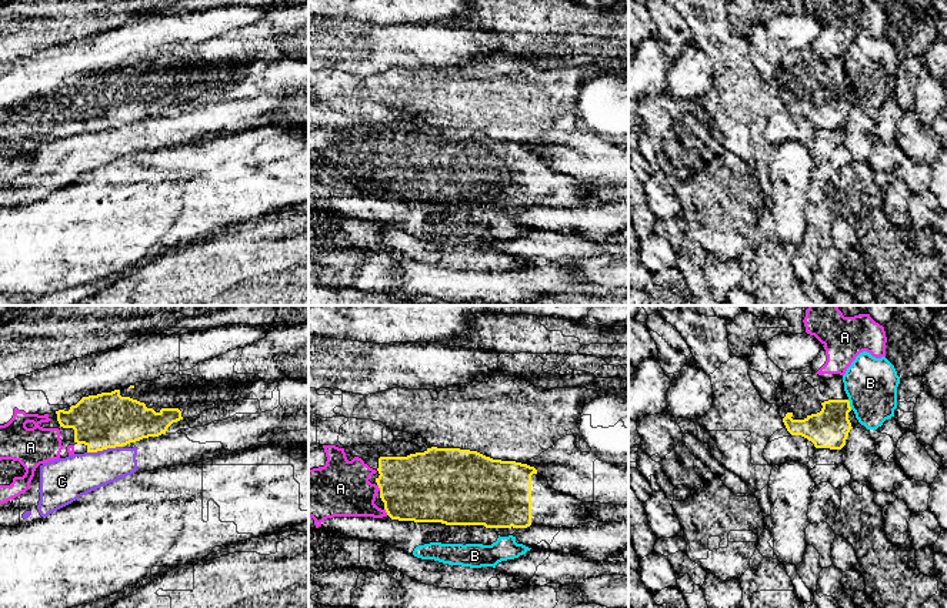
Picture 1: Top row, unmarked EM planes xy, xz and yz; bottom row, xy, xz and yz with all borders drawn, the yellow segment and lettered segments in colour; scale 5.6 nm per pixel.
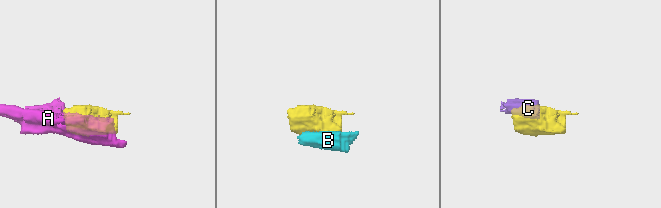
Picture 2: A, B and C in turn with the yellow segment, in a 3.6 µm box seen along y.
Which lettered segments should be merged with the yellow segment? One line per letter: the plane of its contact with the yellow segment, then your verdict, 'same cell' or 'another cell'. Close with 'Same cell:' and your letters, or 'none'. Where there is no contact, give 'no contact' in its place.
A: meets yellow in xz; another cell
B: meets yellow in yz; another cell
C: meets yellow in xy; another cell
Same cell: none

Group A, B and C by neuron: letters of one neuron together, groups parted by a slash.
A / B / C

